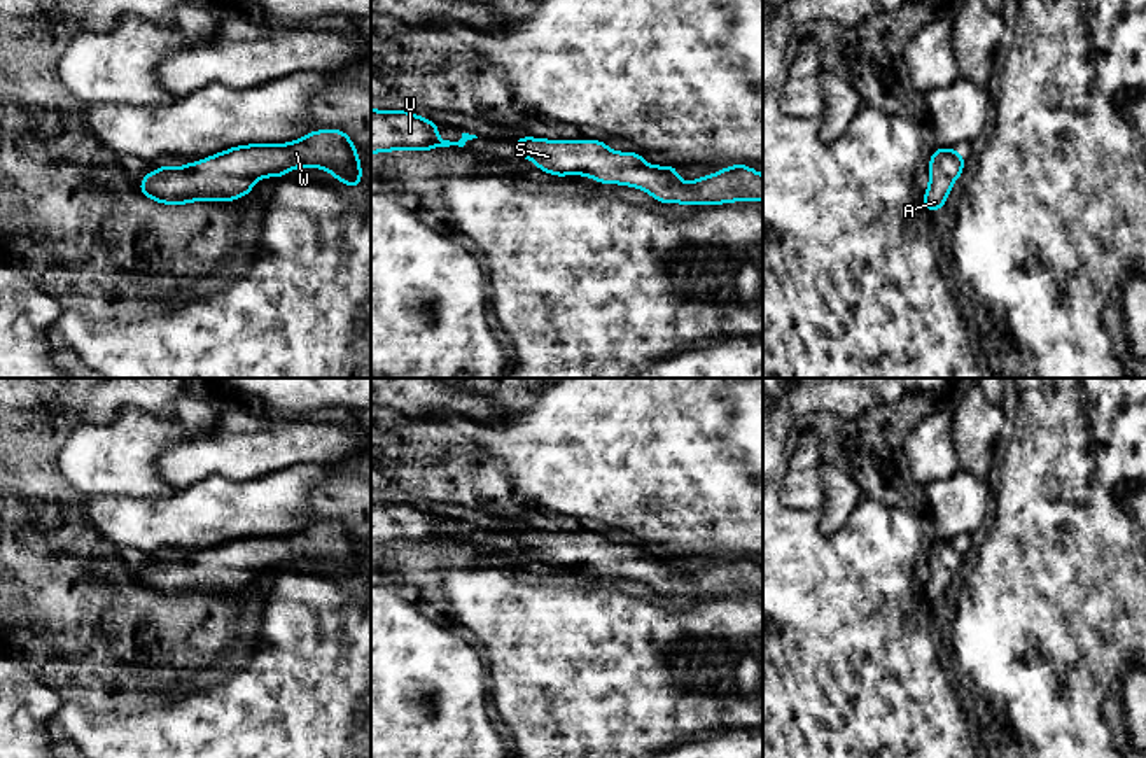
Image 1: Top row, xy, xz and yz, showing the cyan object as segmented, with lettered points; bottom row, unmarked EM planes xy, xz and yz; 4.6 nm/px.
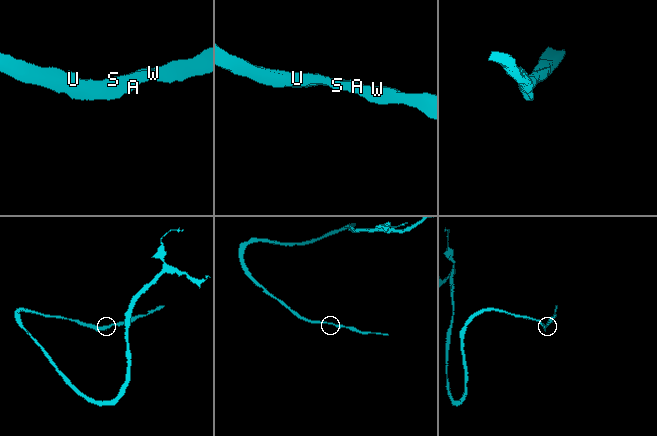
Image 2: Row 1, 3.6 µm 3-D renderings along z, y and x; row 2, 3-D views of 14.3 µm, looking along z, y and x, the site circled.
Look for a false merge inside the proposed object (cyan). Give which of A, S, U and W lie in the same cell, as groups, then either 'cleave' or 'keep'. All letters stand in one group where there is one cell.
A S U W | keep

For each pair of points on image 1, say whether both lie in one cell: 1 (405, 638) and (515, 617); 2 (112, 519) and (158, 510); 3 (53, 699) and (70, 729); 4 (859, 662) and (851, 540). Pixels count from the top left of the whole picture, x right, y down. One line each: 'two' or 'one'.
1: two
2: one
3: two
4: one

